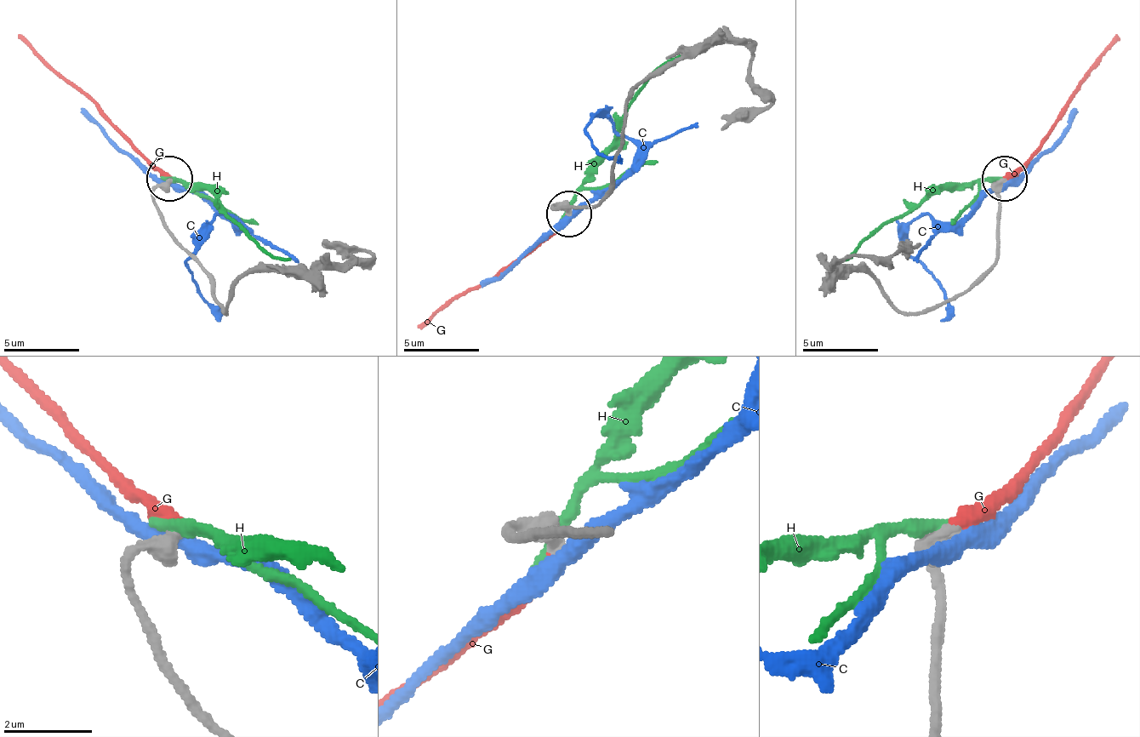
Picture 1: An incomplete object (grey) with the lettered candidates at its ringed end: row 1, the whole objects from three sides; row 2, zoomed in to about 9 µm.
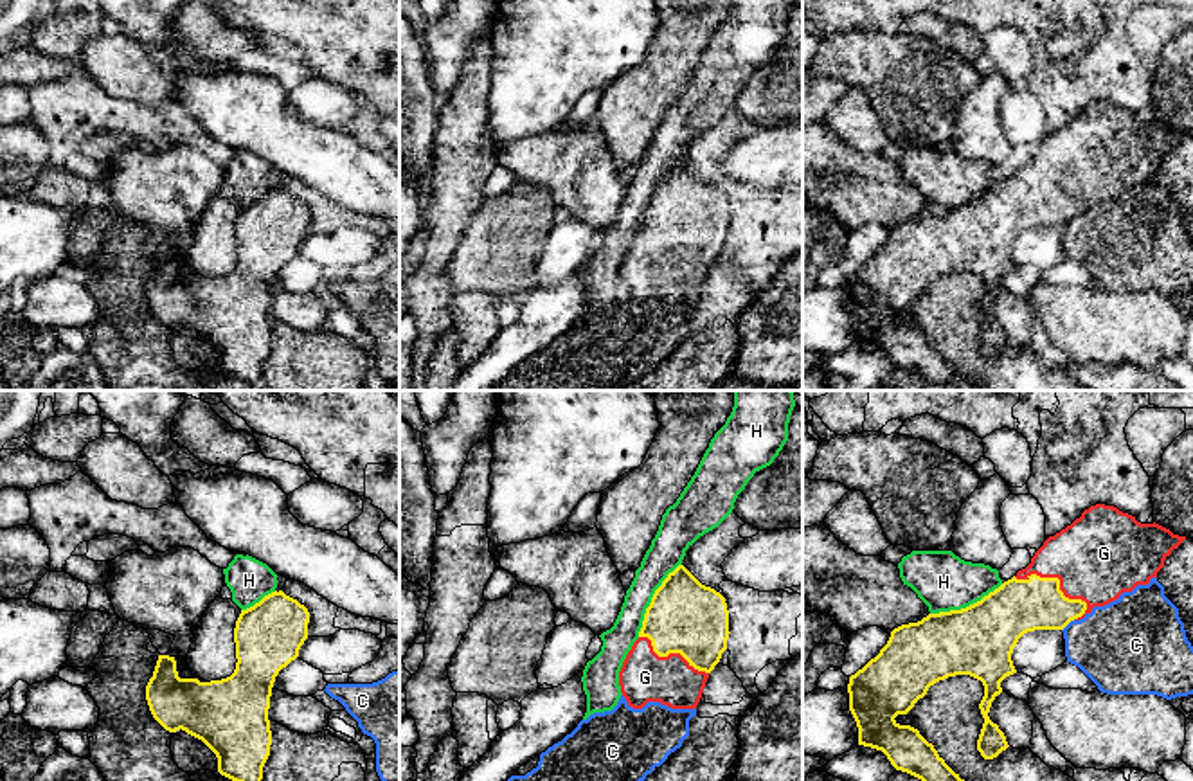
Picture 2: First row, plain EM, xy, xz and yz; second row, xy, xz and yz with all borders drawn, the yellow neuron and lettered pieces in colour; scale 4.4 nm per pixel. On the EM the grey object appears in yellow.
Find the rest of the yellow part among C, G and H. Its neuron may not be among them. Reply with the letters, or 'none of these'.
G

